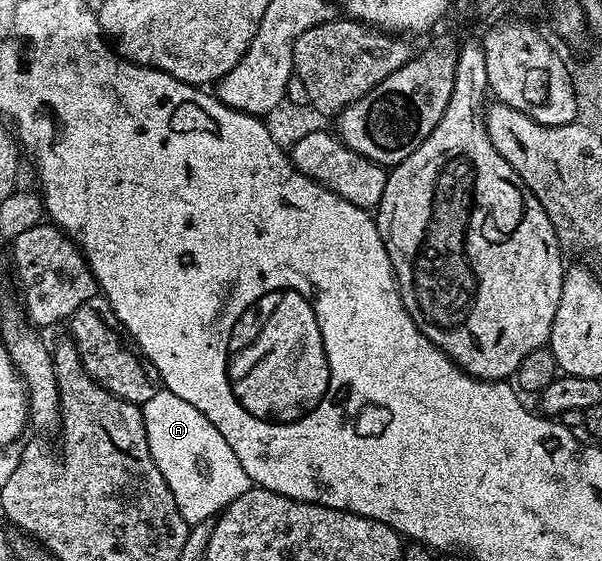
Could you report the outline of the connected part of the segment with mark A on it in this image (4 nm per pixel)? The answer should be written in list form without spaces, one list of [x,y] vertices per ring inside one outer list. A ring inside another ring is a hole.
[[[156,389],[153,397],[141,406],[149,453],[157,469],[161,469],[169,493],[173,493],[181,517],[185,517],[189,525],[214,520],[230,503],[237,501],[241,493],[251,490],[251,478],[241,461],[237,461],[237,453],[229,449],[225,437],[217,433],[213,421],[209,421],[201,409],[193,409],[189,401],[181,401],[177,393],[166,389]]]

